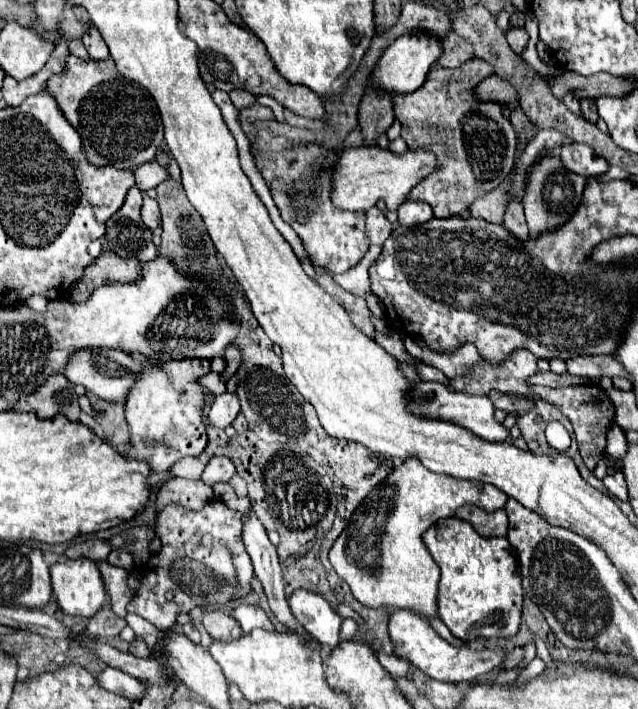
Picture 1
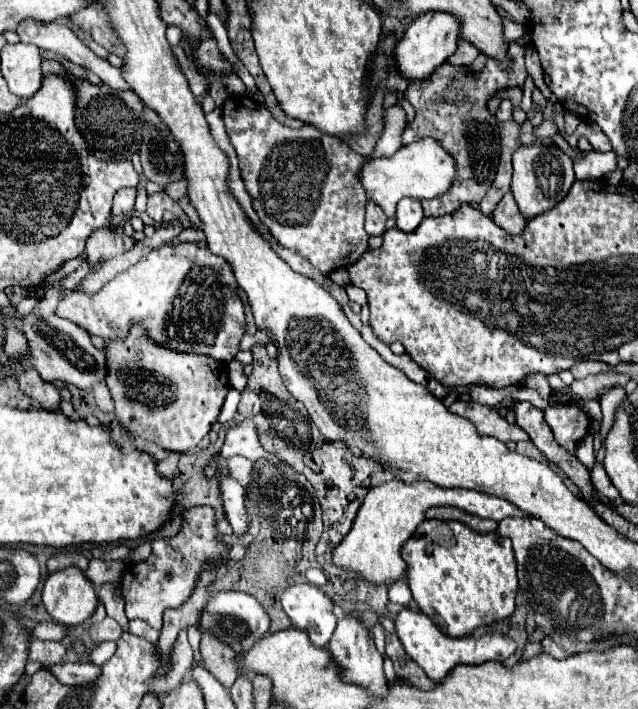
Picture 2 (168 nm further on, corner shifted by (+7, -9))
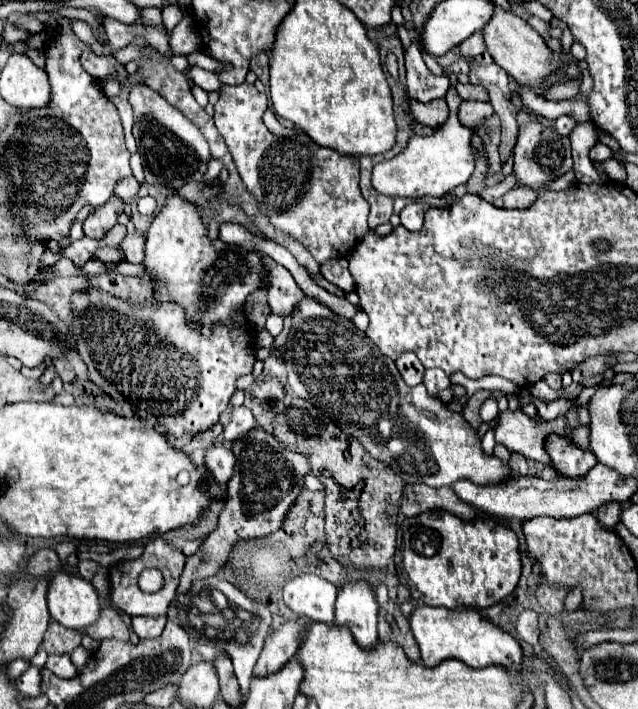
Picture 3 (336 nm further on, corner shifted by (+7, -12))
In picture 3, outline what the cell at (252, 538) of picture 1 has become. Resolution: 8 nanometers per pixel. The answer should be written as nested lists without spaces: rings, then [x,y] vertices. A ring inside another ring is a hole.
[[[210,444],[206,448],[206,466],[210,468],[214,480],[218,480],[218,484],[228,484],[232,478],[232,470],[234,470],[234,454],[230,450],[230,446],[222,444]]]

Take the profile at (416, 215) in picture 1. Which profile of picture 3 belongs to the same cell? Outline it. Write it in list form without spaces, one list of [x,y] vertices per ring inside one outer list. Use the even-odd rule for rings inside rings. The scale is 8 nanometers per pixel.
[[[420,202],[406,206],[406,208],[400,212],[402,226],[408,228],[408,230],[420,230],[422,224],[424,224],[424,212],[426,212],[426,206],[420,204]]]

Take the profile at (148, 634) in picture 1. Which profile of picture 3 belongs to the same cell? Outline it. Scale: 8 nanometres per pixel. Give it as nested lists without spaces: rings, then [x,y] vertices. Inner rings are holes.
[[[134,616],[132,628],[140,638],[156,638],[162,634],[166,616]]]

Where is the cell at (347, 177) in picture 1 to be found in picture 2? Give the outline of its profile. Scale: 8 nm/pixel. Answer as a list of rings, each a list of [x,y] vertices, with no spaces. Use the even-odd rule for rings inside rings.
[[[422,139],[400,147],[392,157],[370,159],[364,163],[358,179],[366,191],[366,197],[374,201],[386,213],[386,217],[394,217],[396,205],[404,197],[432,199],[446,193],[454,181],[454,159],[434,139]]]

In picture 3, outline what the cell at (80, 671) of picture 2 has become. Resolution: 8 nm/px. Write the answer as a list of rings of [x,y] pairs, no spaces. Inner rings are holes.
[[[48,654],[46,668],[60,678],[74,678],[78,674],[76,666],[70,662],[70,656],[66,654]]]

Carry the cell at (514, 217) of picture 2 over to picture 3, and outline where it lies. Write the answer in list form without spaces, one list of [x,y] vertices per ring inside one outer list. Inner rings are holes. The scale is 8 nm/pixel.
[[[516,186],[502,198],[494,200],[494,206],[498,206],[498,208],[528,208],[534,200],[536,200],[536,192],[532,188]]]

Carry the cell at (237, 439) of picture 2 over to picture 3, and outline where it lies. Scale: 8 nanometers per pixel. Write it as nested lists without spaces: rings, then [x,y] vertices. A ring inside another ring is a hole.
[[[246,406],[232,408],[230,422],[224,426],[224,438],[228,442],[232,442],[238,436],[244,436],[246,432],[250,432],[250,428],[256,428],[256,420],[254,420],[252,412]]]

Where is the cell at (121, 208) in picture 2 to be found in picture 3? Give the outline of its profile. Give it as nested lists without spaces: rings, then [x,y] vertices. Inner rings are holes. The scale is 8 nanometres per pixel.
[[[128,176],[128,178],[122,178],[122,180],[116,184],[114,194],[118,194],[118,198],[122,198],[124,202],[130,202],[130,200],[136,198],[138,188],[140,188],[138,180],[136,180],[134,176]]]

